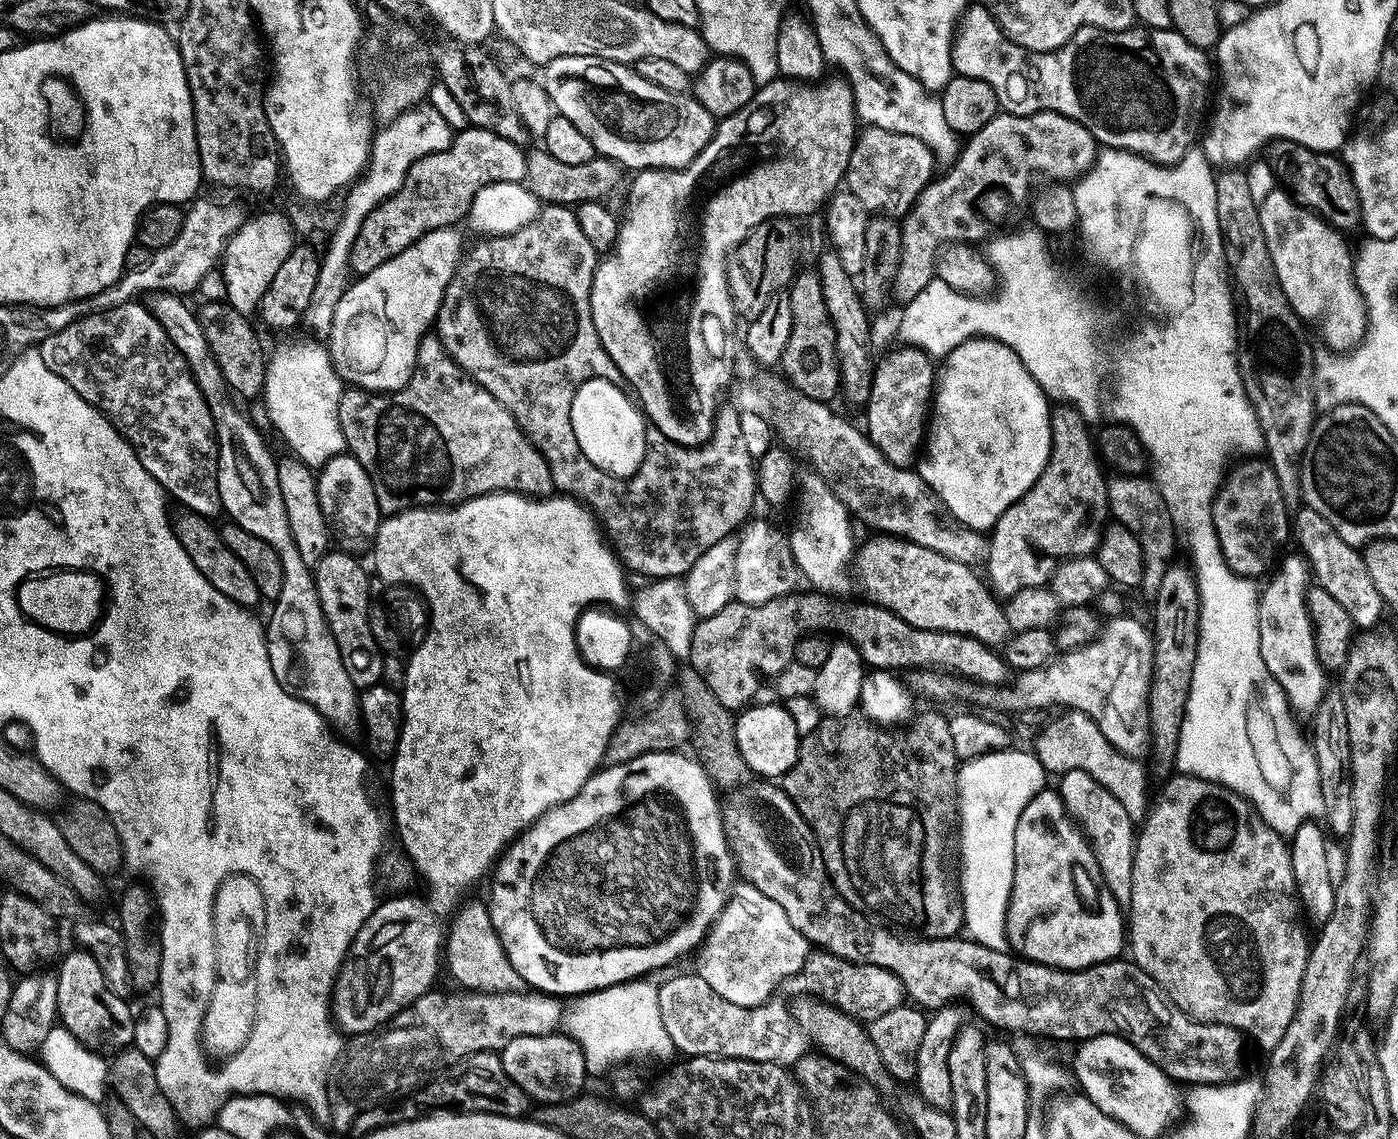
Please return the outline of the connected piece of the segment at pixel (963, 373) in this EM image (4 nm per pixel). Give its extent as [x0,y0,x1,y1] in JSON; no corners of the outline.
[918,336,1053,530]

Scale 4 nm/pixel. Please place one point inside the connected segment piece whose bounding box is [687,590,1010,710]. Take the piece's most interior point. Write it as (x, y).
(732, 650)

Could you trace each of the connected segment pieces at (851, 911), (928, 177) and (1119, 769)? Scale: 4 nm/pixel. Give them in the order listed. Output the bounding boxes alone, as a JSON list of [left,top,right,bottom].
[[729,836,1245,1086],[846,126,932,218],[1034,710,1150,824]]

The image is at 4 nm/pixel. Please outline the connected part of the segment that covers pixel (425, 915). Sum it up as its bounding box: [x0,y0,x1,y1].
[330,894,442,1034]

